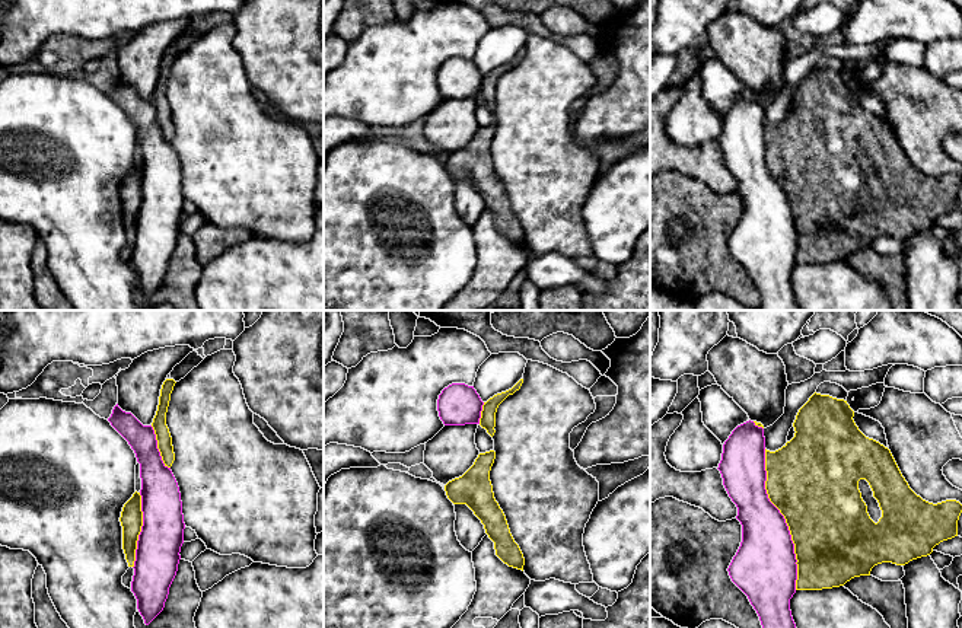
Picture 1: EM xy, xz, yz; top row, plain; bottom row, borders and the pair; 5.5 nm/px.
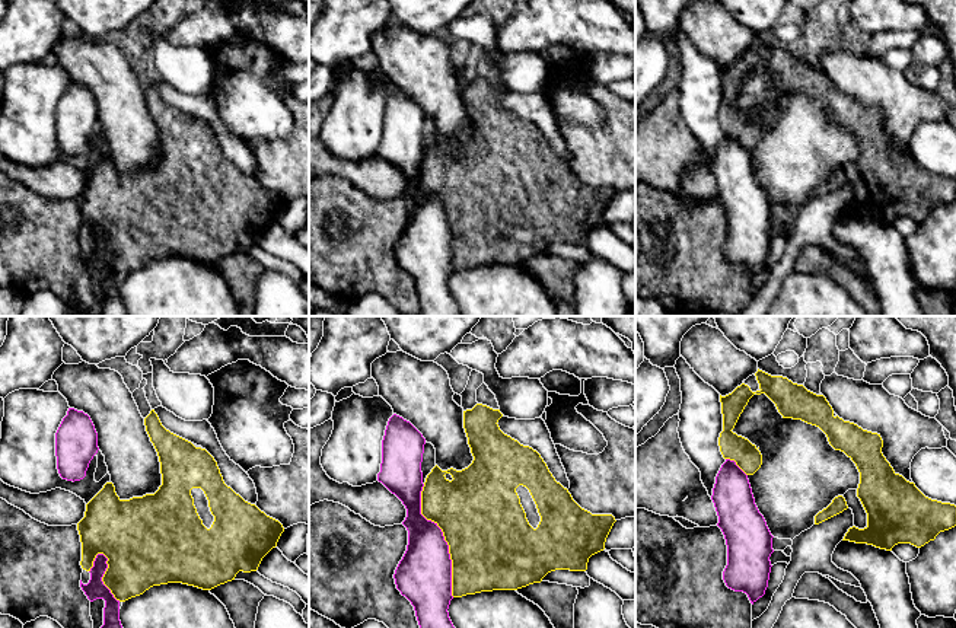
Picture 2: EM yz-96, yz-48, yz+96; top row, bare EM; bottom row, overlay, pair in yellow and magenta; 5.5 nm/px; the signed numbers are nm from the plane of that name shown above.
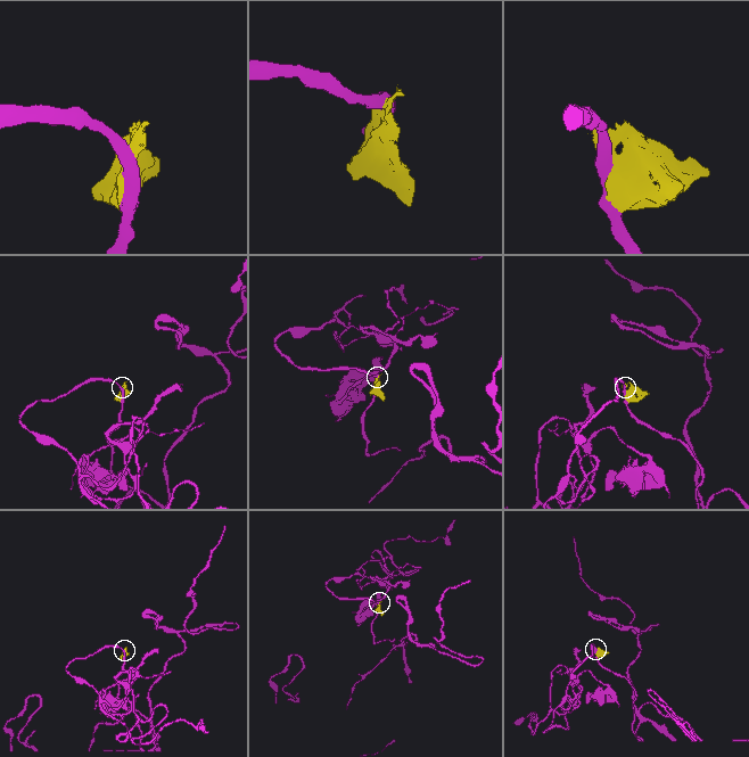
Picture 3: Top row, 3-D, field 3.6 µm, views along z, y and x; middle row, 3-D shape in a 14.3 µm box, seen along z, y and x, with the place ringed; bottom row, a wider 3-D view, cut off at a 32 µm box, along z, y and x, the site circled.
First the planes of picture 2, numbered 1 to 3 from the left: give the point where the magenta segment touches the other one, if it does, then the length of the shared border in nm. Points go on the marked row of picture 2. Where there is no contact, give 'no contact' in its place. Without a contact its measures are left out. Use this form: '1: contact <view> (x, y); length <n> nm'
1: contact yz-96 (104, 576); length 300 nm
2: contact yz-48 (445, 539); length 650 nm
3: contact yz+96 (736, 464); length 160 nm

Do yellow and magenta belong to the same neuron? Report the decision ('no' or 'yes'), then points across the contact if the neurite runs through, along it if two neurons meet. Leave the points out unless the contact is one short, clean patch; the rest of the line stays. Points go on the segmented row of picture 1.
no

